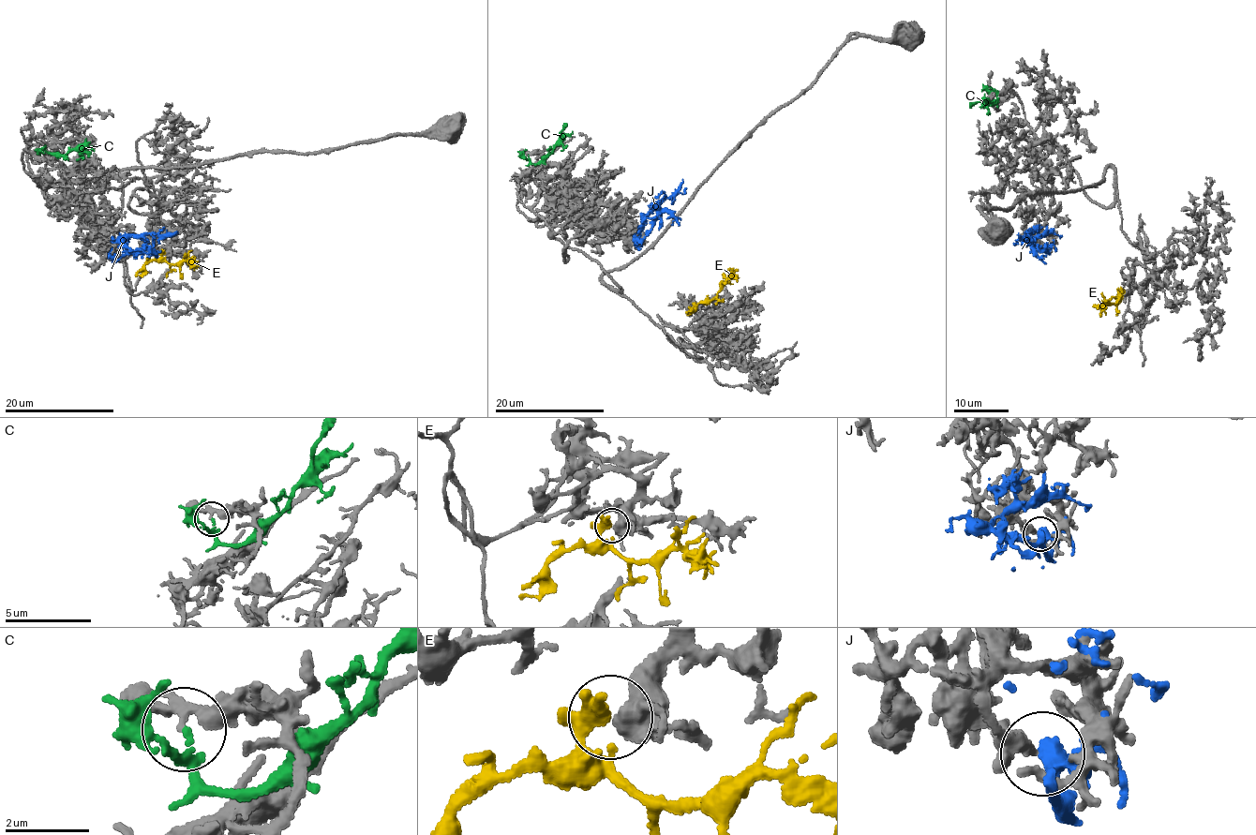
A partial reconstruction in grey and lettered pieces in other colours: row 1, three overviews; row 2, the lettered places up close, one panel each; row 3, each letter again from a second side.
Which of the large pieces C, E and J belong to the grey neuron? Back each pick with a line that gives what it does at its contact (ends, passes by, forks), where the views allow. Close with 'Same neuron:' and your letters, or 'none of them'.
E: it passes by
Same neuron: E

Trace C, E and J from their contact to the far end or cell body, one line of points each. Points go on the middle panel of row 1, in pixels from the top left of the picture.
C: (529, 156), (530, 160), (534, 163), (541, 161), (549, 155), (566, 123)
E: (710, 299), (727, 279), (736, 278), (737, 281)
J: (635, 238), (645, 238), (661, 209), (656, 207), (680, 193), (683, 194), (686, 187)

